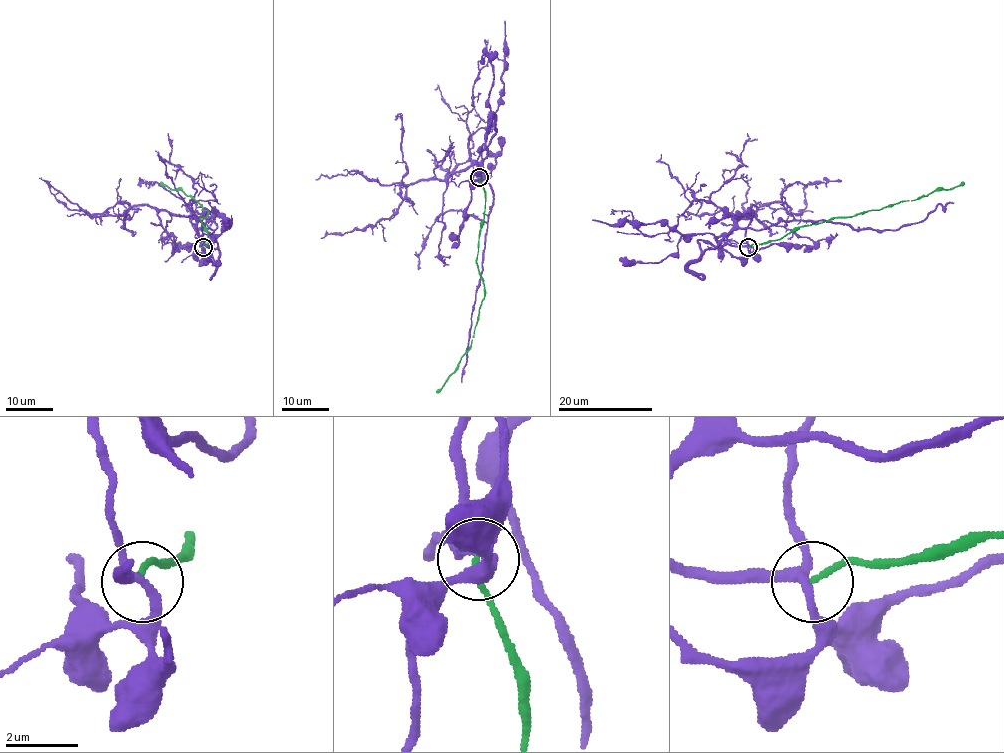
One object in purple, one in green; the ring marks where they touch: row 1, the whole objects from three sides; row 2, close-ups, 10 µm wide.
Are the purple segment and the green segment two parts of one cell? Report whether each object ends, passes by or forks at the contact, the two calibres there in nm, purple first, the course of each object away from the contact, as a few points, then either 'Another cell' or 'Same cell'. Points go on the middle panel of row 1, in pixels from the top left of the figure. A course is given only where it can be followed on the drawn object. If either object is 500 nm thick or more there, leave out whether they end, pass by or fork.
At the ring purple forks. At the ring green ends. Thickness 240 nm (purple) against 150 nm. Course of purple: (480, 176), (477, 157), (485, 150), (482, 169), (492, 192), (492, 207), (462, 382). Course of green: (480, 177), (485, 205), (476, 258), (484, 297), (470, 347), (461, 359), (458, 368), (436, 392). Another cell

